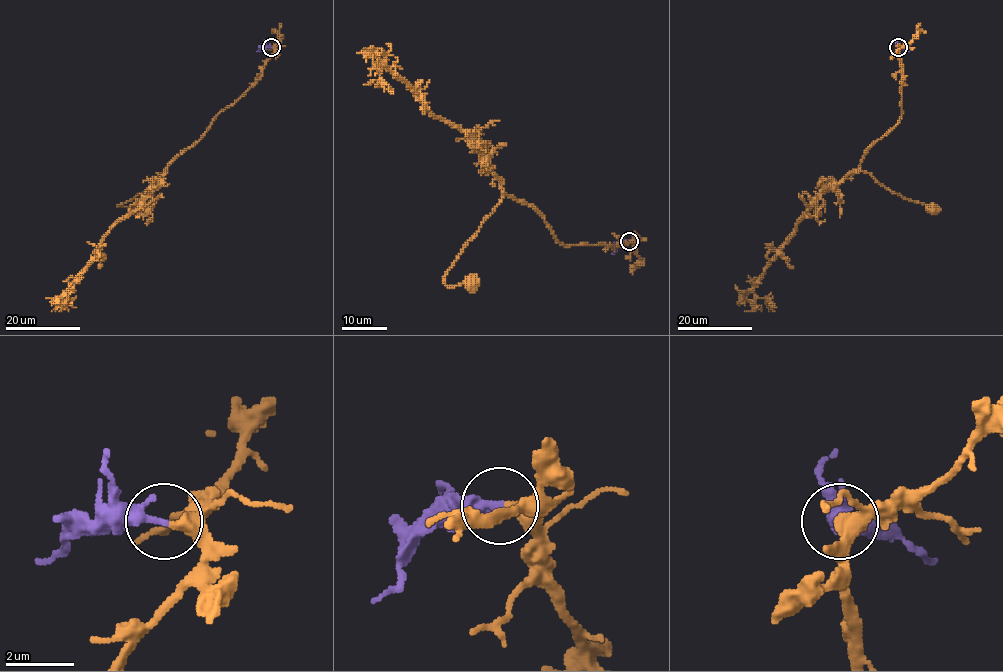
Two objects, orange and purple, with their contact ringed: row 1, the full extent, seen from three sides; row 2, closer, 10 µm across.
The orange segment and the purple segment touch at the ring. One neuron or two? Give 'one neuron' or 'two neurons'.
one neuron

